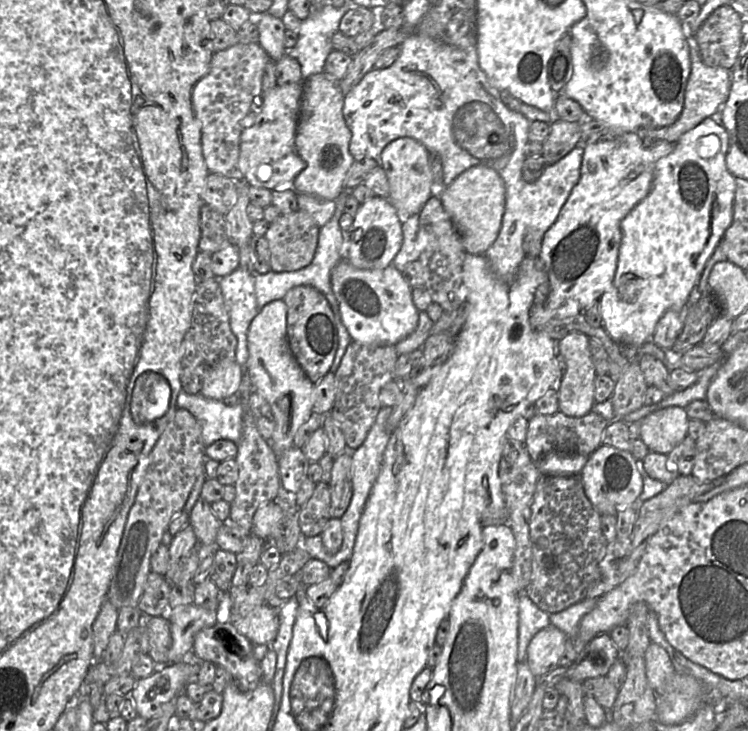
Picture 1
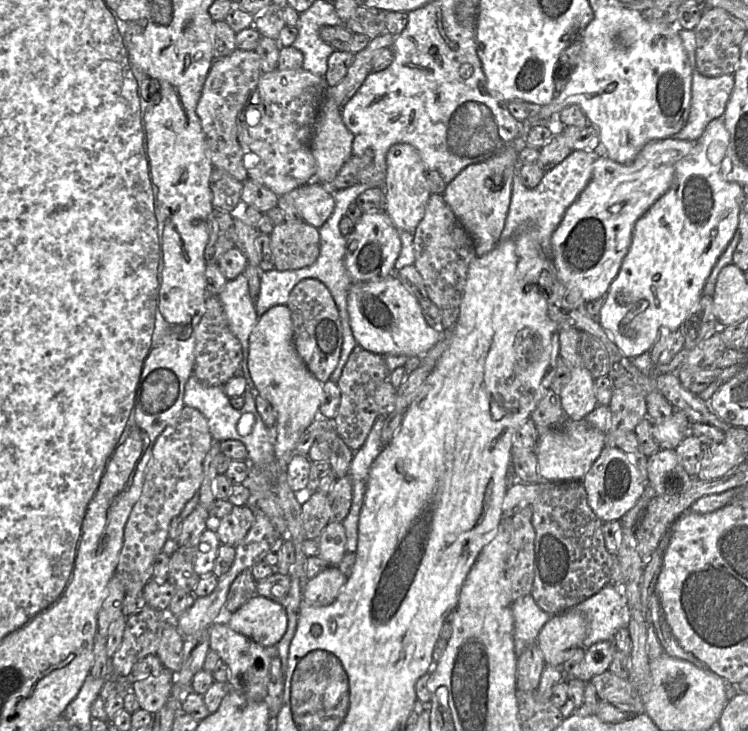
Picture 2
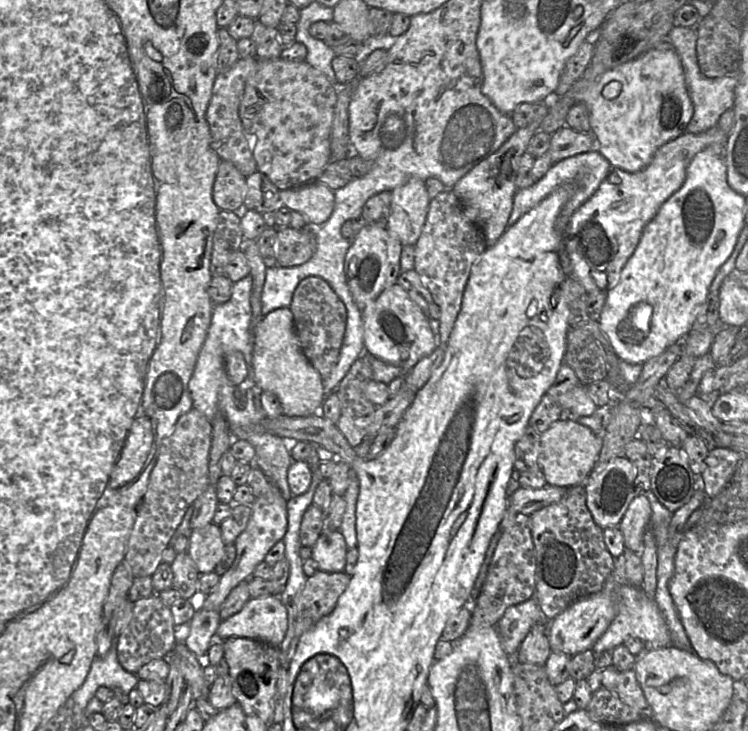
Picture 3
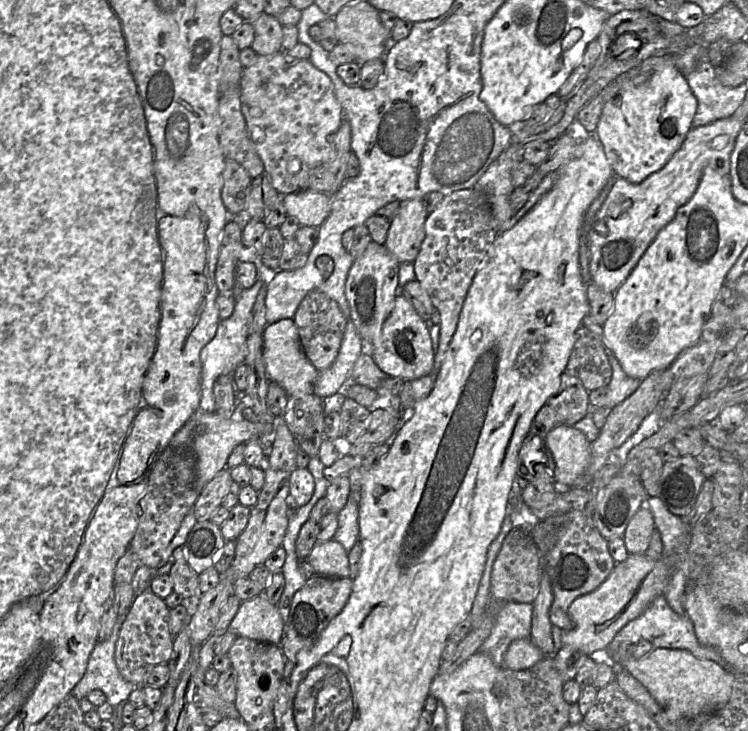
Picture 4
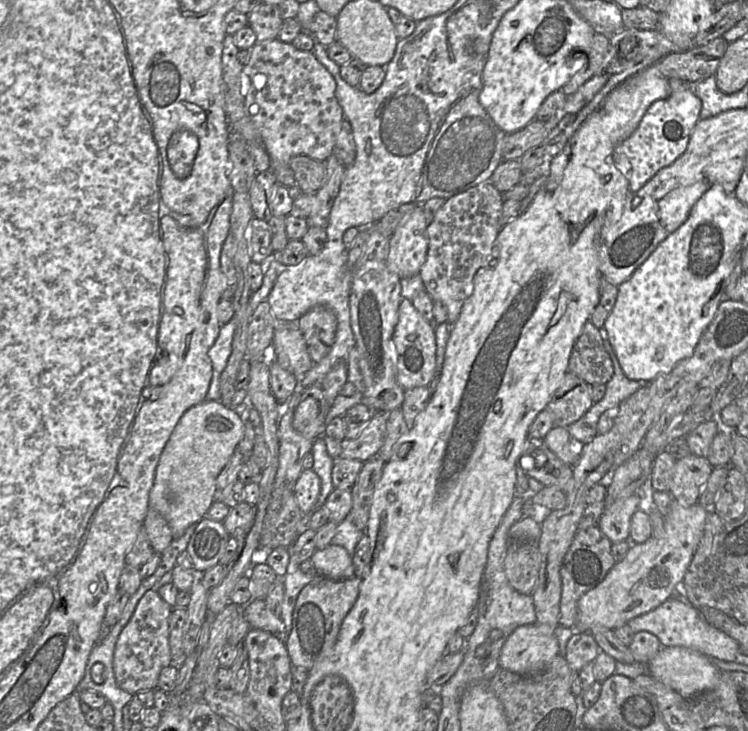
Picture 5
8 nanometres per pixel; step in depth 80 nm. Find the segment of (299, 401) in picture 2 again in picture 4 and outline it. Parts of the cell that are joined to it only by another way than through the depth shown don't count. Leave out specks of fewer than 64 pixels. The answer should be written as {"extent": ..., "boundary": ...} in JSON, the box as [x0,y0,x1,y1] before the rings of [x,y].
{"extent":[262,318,319,399],"boundary":[[[287,318],[267,324],[262,332],[262,338],[263,361],[269,381],[279,384],[291,399],[314,393],[314,383],[319,371],[303,351],[294,320]]]}

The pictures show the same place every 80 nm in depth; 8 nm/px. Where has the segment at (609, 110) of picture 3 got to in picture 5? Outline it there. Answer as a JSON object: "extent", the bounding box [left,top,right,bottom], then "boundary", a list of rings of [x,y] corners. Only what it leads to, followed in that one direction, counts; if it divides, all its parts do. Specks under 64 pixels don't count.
{"extent":[614,78,702,192],"boundary":[[[670,78],[669,84],[670,95],[653,102],[631,135],[614,149],[614,164],[628,180],[631,192],[640,190],[661,169],[673,164],[686,151],[700,119],[702,102],[694,92],[694,85],[678,78]]]}

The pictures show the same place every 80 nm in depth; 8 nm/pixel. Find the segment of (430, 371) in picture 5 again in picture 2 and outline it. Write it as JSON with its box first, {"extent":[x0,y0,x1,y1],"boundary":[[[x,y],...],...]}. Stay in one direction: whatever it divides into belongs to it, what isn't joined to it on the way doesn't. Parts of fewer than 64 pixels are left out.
{"extent":[347,271,443,355],"boundary":[[[396,271],[386,278],[365,283],[352,283],[347,295],[347,310],[354,337],[364,349],[382,355],[425,355],[442,337],[443,330],[432,328],[424,318],[418,299],[410,293],[396,276]]]}

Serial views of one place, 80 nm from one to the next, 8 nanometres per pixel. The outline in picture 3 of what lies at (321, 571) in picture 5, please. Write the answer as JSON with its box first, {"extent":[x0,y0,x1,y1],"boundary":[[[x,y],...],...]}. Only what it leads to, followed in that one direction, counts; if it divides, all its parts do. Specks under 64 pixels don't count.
{"extent":[312,530,348,572],"boundary":[[[340,530],[321,533],[312,547],[312,558],[319,570],[344,572],[348,547]]]}

